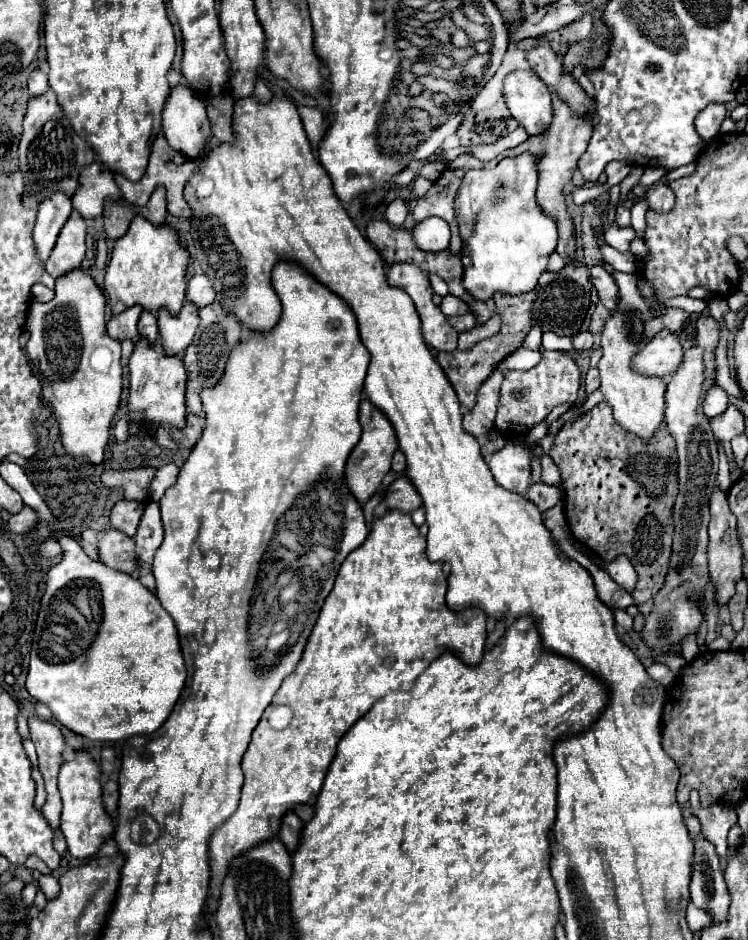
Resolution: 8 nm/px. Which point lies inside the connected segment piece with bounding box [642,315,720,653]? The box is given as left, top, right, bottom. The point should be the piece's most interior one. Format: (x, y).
(674, 616)

